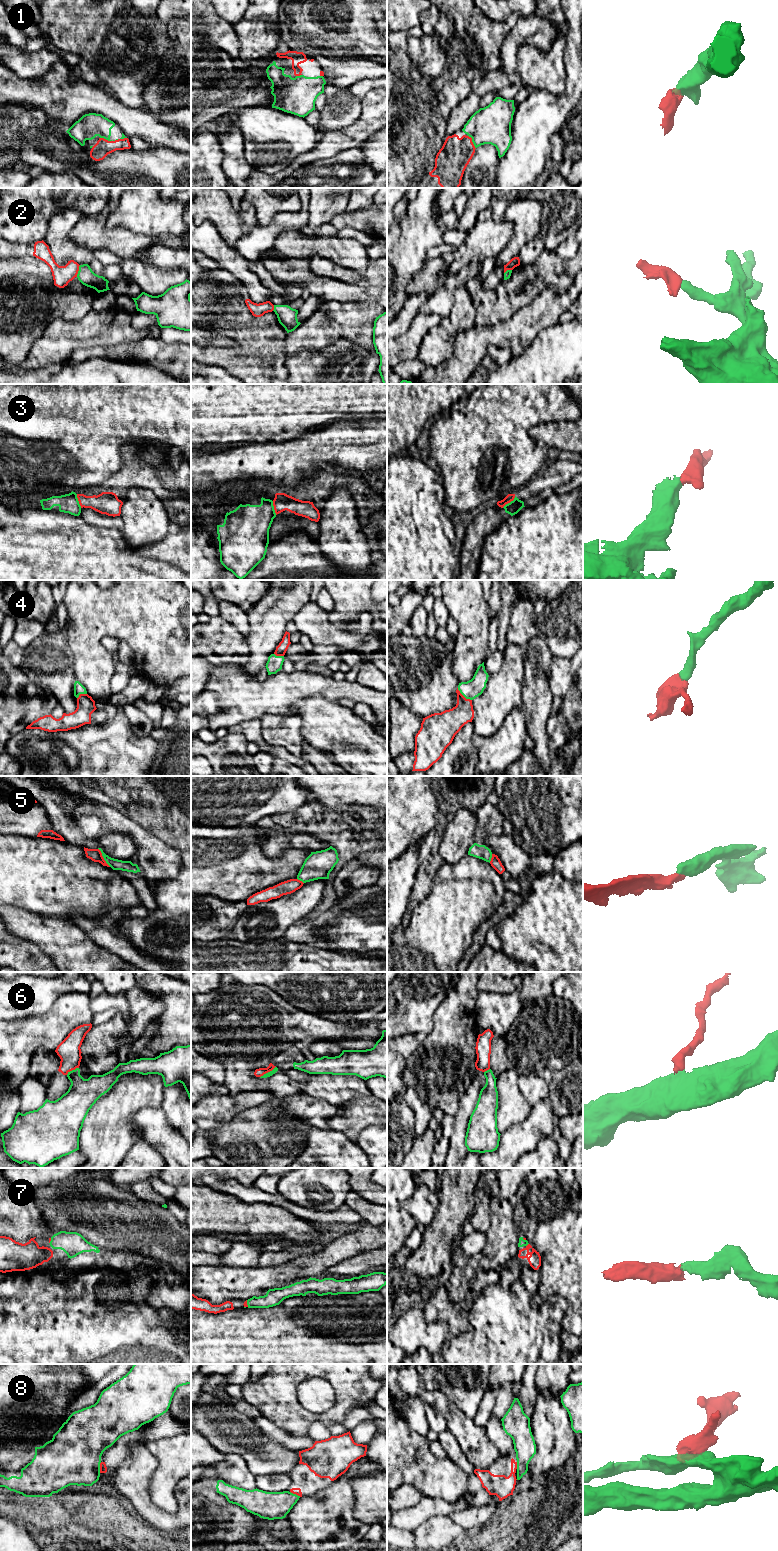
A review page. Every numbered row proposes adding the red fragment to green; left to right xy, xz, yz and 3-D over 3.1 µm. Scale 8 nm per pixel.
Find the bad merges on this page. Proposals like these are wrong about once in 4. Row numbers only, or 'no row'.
2, 3, 6, 8

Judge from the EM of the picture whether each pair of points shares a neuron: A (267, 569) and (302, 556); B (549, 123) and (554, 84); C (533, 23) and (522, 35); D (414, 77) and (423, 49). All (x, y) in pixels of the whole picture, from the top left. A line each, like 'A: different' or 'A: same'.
A: same
B: different
C: same
D: different

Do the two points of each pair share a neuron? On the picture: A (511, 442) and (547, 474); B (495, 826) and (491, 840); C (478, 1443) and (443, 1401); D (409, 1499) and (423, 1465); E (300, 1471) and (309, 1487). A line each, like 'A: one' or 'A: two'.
A: two
B: two
C: one
D: two
E: one

